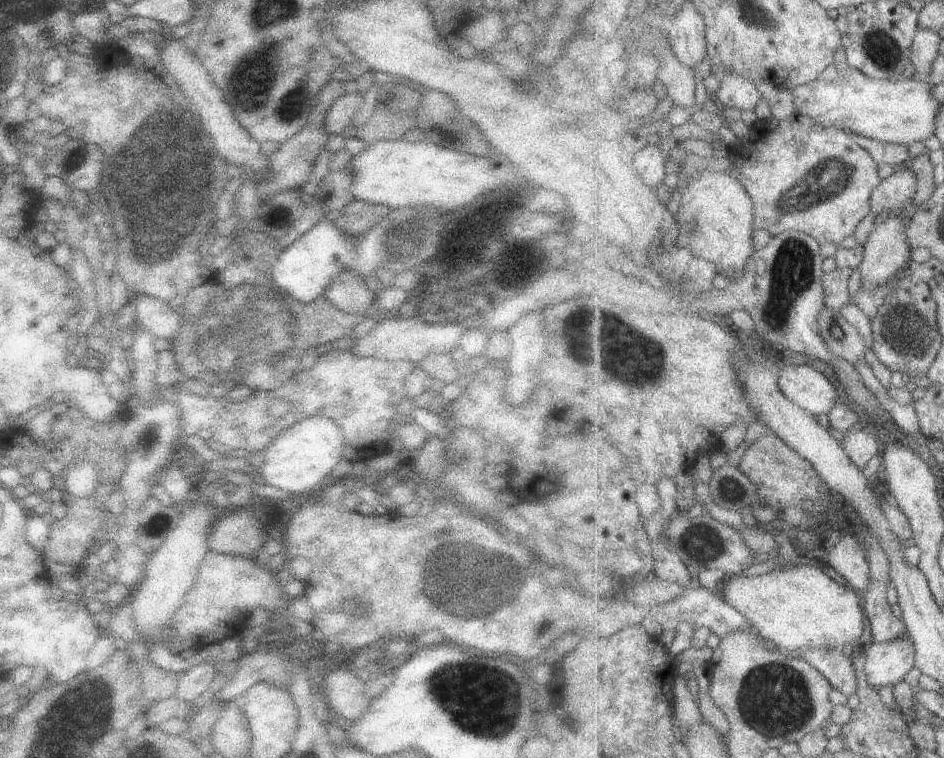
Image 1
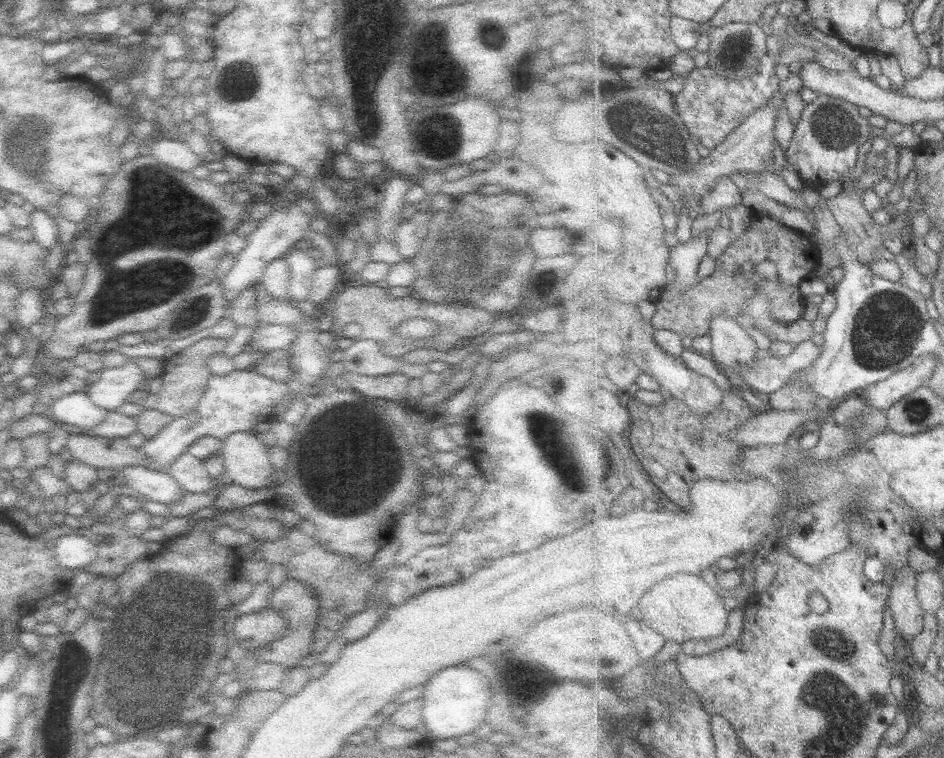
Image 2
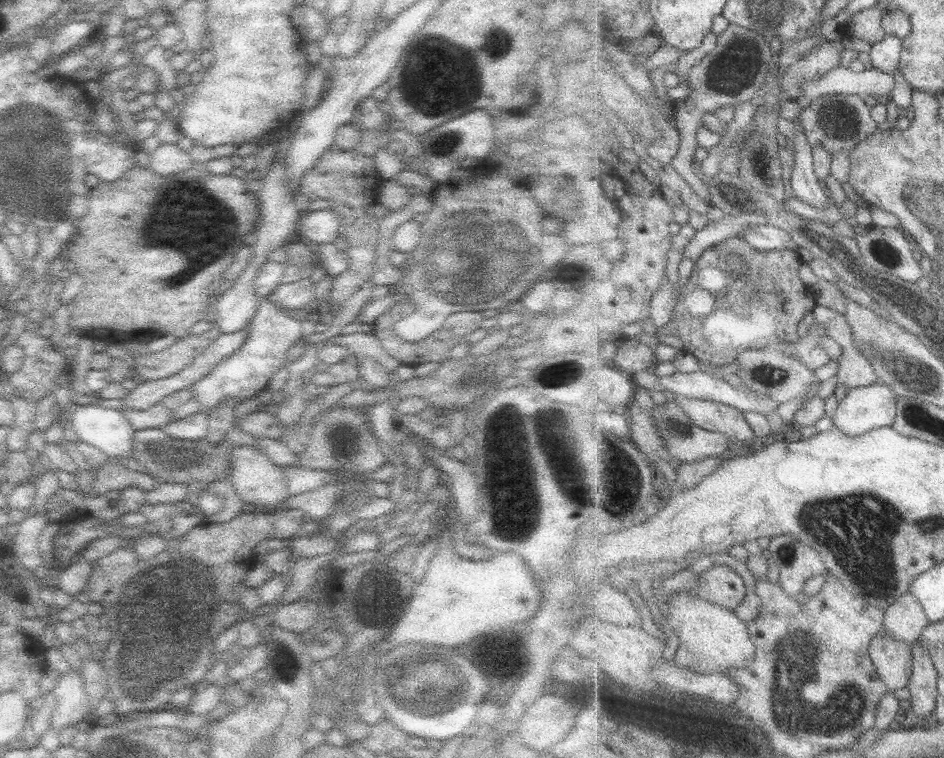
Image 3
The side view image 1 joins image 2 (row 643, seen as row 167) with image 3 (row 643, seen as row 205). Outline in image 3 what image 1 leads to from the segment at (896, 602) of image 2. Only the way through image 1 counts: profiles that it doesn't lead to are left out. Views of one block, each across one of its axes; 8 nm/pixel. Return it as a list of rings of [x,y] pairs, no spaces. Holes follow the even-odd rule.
[[[883,630],[872,640],[870,656],[880,678],[888,685],[889,693],[908,687],[913,660],[910,644]]]

